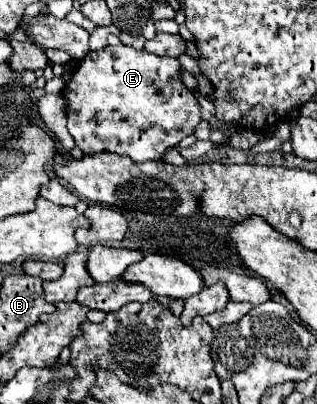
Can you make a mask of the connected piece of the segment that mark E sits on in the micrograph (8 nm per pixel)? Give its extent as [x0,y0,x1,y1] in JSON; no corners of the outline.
[62,45,200,163]

